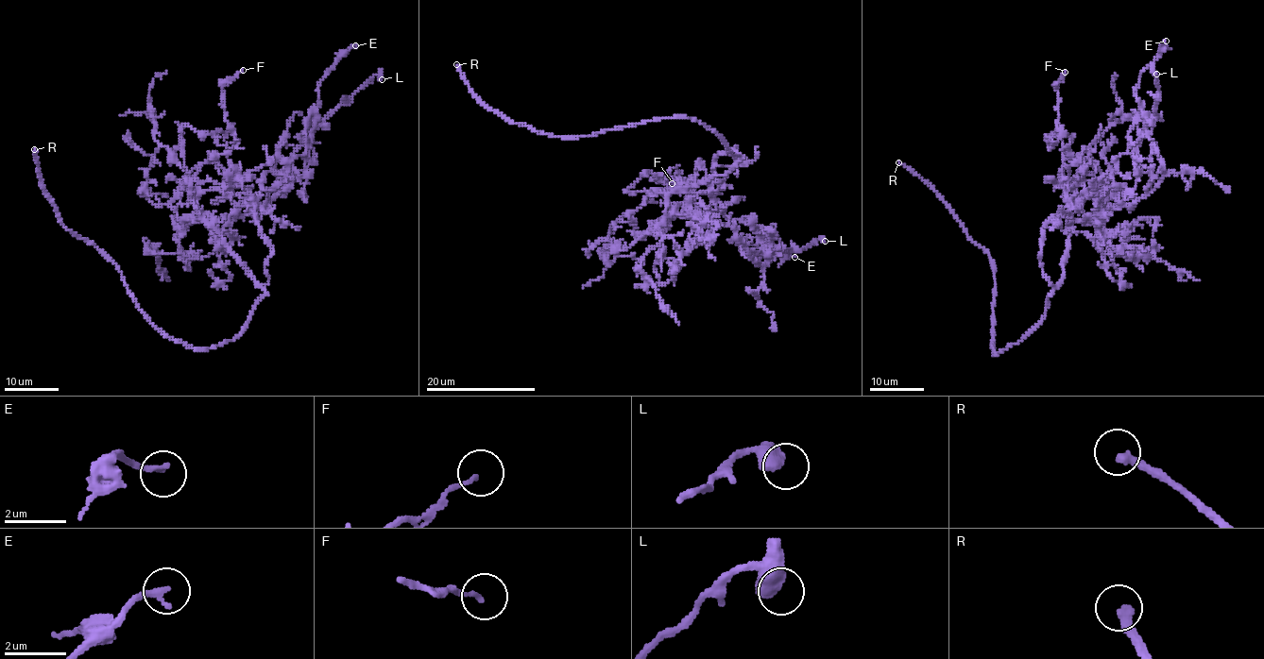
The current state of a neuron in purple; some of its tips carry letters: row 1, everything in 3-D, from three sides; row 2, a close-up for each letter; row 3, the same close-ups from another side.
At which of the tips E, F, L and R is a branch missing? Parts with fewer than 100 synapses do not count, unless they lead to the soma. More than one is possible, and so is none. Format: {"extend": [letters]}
{"extend": ["R"]}

